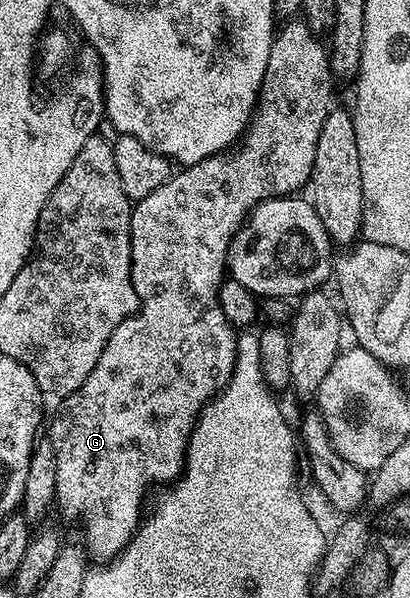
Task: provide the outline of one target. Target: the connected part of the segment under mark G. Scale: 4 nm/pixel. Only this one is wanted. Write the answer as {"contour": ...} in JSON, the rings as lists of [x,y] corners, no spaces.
{"contour":[[[288,20],[284,27],[275,31],[272,47],[270,48],[270,60],[266,60],[266,74],[264,83],[260,85],[260,94],[256,97],[256,108],[249,122],[247,130],[242,135],[242,141],[235,148],[229,148],[223,154],[211,154],[206,160],[202,160],[193,166],[185,166],[177,169],[171,178],[162,184],[162,188],[154,188],[150,196],[135,203],[132,208],[132,283],[134,292],[140,301],[140,309],[135,314],[130,314],[106,340],[106,348],[102,348],[102,356],[98,356],[98,364],[94,364],[94,372],[86,376],[82,388],[78,388],[73,394],[68,395],[59,403],[60,411],[52,418],[52,433],[50,439],[54,448],[54,457],[57,460],[57,486],[55,505],[60,508],[60,514],[70,521],[84,522],[83,545],[89,559],[97,563],[107,564],[126,548],[126,544],[136,535],[136,530],[142,521],[140,509],[144,506],[144,493],[148,486],[163,487],[171,484],[180,476],[184,468],[184,455],[188,453],[188,441],[204,405],[211,402],[217,394],[223,390],[224,385],[230,380],[232,369],[236,363],[236,339],[237,331],[223,315],[219,306],[219,290],[221,283],[226,278],[226,263],[228,261],[228,249],[232,243],[232,237],[239,232],[249,212],[260,202],[268,198],[292,196],[303,191],[308,185],[308,177],[314,168],[314,148],[318,148],[318,132],[322,132],[322,120],[326,120],[330,109],[328,101],[332,98],[332,69],[328,67],[328,52],[325,43],[315,34],[308,23],[303,20]]]}

